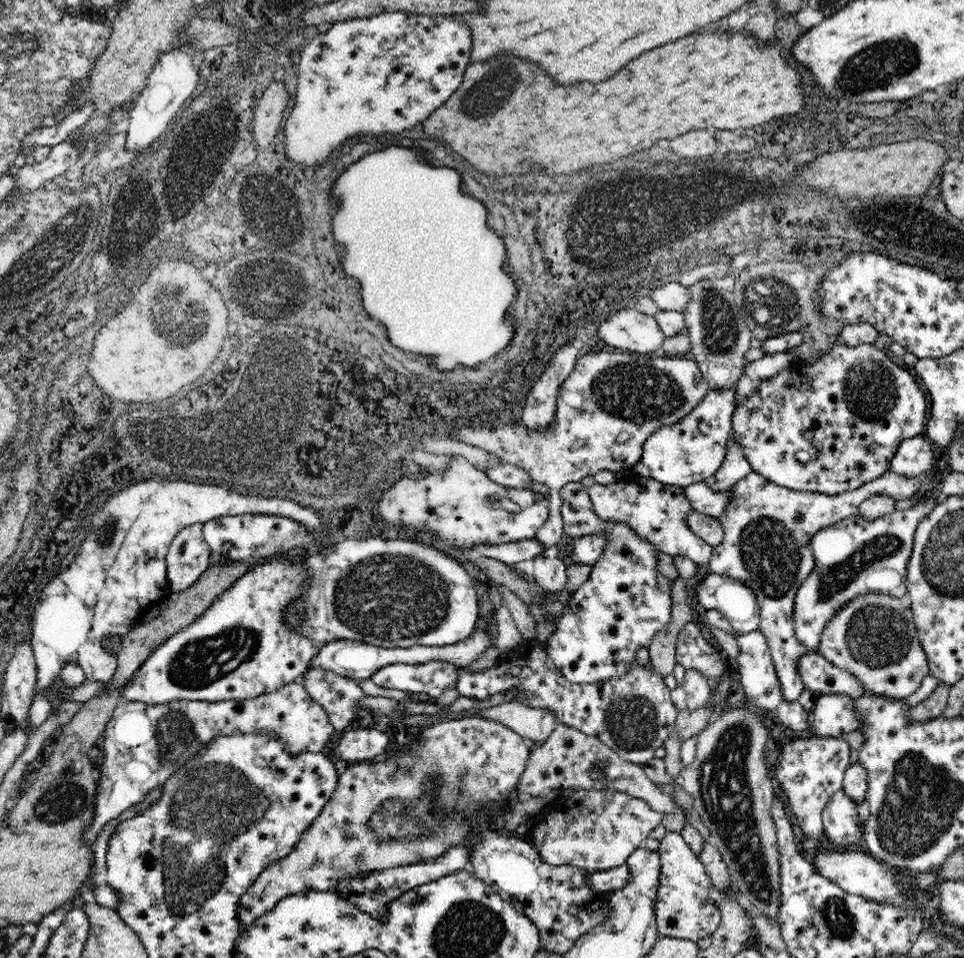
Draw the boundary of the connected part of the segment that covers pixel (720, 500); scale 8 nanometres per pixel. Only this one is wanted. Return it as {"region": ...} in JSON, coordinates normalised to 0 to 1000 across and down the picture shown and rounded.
{"region":[[[732,503],[726,505],[716,505],[712,511],[712,518],[718,526],[718,530],[722,534],[747,541],[747,537],[755,530],[757,522],[759,522],[759,514],[751,511],[751,514],[741,514],[739,509],[732,507]]]}

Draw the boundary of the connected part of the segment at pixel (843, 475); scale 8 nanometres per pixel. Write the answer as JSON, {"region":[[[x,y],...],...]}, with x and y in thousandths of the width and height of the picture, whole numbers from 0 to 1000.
{"region":[[[867,359],[859,372],[846,376],[846,380],[836,382],[834,386],[828,386],[828,382],[826,382],[824,386],[811,386],[809,390],[805,390],[799,397],[790,397],[786,407],[772,422],[763,424],[761,434],[759,434],[761,459],[772,468],[772,476],[774,476],[774,480],[778,480],[782,495],[793,497],[795,501],[809,505],[811,509],[820,509],[820,511],[828,511],[828,514],[851,514],[857,518],[869,518],[873,514],[884,514],[888,509],[894,509],[902,501],[911,501],[913,497],[917,497],[921,493],[923,480],[929,476],[929,470],[934,468],[934,463],[938,459],[959,455],[959,449],[961,449],[961,413],[954,407],[954,403],[950,401],[950,397],[944,390],[940,390],[934,382],[929,382],[929,378],[932,378],[932,370],[917,372],[915,367],[909,367],[902,359],[894,359],[890,363],[876,363],[876,361]]]}

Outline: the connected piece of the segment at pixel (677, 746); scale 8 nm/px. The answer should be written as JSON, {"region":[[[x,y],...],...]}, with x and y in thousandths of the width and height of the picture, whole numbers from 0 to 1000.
{"region":[[[732,735],[730,739],[722,741],[722,743],[716,743],[714,739],[703,743],[703,752],[701,752],[701,758],[699,758],[699,764],[697,768],[691,772],[689,781],[691,781],[691,806],[695,810],[705,810],[705,806],[710,804],[710,797],[707,797],[707,777],[710,772],[714,770],[724,770],[724,766],[734,760],[734,754],[739,752],[739,735]]]}

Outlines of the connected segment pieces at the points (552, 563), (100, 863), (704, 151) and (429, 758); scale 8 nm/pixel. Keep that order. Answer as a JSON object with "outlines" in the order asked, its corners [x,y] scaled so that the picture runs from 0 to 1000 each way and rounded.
{"outlines":[[[[562,578],[554,585],[554,605],[566,618],[585,618],[587,614],[587,589],[579,582],[564,582]]],[[[160,823],[160,825],[156,825],[156,829],[151,831],[151,835],[147,835],[145,839],[141,839],[141,841],[137,841],[137,843],[133,843],[133,846],[129,846],[122,854],[118,854],[118,856],[114,856],[108,864],[106,864],[106,868],[104,868],[104,873],[102,873],[102,877],[100,877],[100,881],[95,883],[95,889],[98,889],[98,900],[95,900],[95,914],[93,914],[93,925],[100,925],[100,923],[110,923],[110,904],[112,904],[112,900],[110,900],[110,894],[112,894],[112,875],[114,875],[114,871],[118,868],[118,862],[122,860],[122,858],[127,858],[127,856],[135,856],[135,854],[141,854],[149,843],[154,843],[154,839],[158,839],[164,831],[166,831],[166,827],[168,827],[168,823]]],[[[732,136],[714,138],[701,146],[695,148],[697,157],[707,165],[728,165],[743,161],[747,152],[747,144],[739,144]]],[[[485,747],[477,752],[461,752],[452,758],[442,758],[427,764],[419,772],[419,781],[405,787],[398,795],[371,795],[363,797],[353,808],[353,818],[349,820],[340,839],[336,839],[332,852],[324,862],[311,873],[307,885],[293,898],[278,904],[266,921],[253,931],[247,944],[249,975],[261,967],[268,958],[282,952],[286,944],[297,935],[307,935],[315,931],[349,931],[351,923],[357,919],[367,919],[371,914],[384,914],[386,910],[402,906],[419,906],[434,900],[450,900],[463,891],[469,883],[492,881],[492,875],[500,868],[500,852],[506,852],[510,843],[527,841],[527,833],[537,825],[541,808],[552,791],[552,781],[548,770],[535,766],[521,754],[506,749]]]]}

